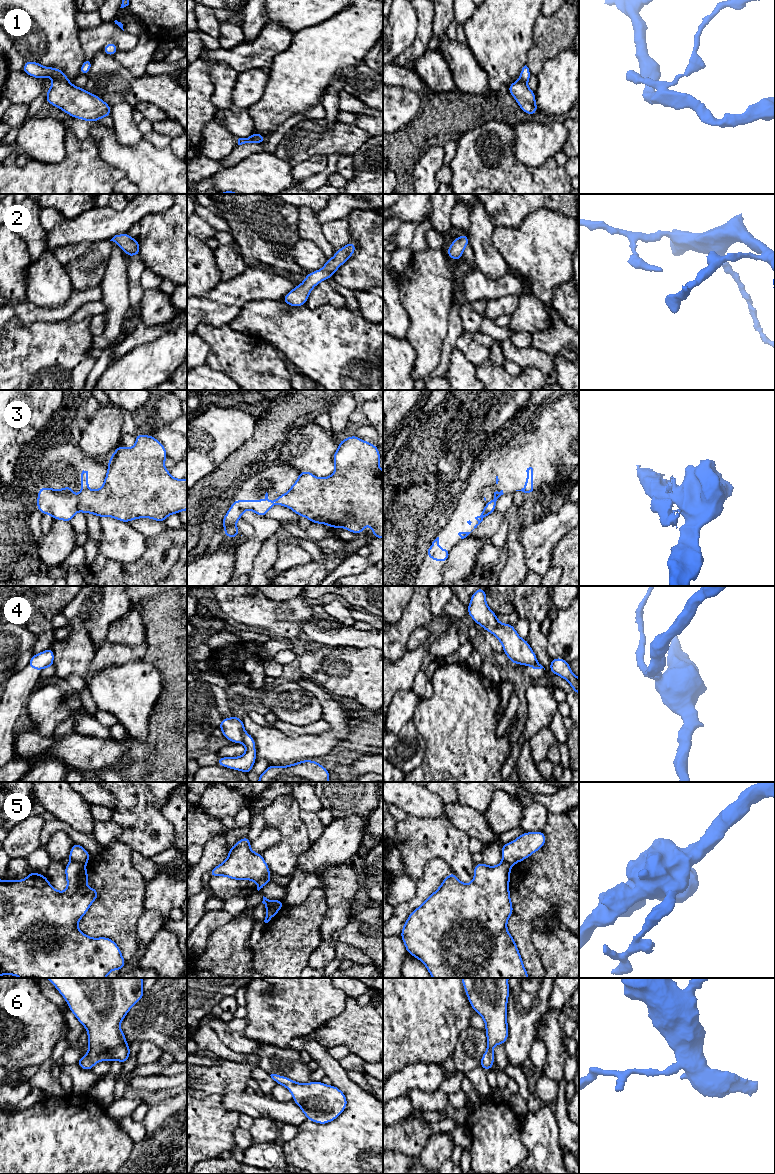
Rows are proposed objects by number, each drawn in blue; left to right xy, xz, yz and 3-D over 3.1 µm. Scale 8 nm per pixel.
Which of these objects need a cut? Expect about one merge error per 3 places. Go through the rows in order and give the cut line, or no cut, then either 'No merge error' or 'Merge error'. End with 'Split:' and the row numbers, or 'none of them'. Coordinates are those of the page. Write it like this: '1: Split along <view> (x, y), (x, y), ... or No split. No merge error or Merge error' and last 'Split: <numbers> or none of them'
1: Split along xy (54, 79), (68, 81). Merge error
2: No split. No merge error
3: Split along xy (87, 488), (81, 492), (77, 509). Merge error
4: Split along xz (244, 733), (242, 742). Merge error
5: Split along xz (282, 902), (276, 902), (267, 908). Merge error
6: No split. No merge error
Split: 1, 3, 4, 5

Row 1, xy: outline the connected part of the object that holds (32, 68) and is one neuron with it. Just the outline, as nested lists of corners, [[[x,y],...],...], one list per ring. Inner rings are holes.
[[[26,61],[22,71],[37,79],[51,77],[53,80],[69,81],[68,77],[58,68],[45,67],[35,61]]]

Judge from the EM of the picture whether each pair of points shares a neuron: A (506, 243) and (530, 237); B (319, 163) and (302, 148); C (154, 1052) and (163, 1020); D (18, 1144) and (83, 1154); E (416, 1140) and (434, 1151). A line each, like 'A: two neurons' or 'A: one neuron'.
A: one neuron
B: two neurons
C: two neurons
D: one neuron
E: two neurons

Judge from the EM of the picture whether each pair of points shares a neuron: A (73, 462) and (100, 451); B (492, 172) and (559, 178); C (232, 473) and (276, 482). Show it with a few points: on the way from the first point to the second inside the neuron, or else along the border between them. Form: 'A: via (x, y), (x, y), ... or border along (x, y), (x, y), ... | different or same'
A: border along (77, 444), (91, 457), (107, 461) | different
B: via (509, 177), (542, 178) | same
C: via (243, 484), (265, 485) | same

